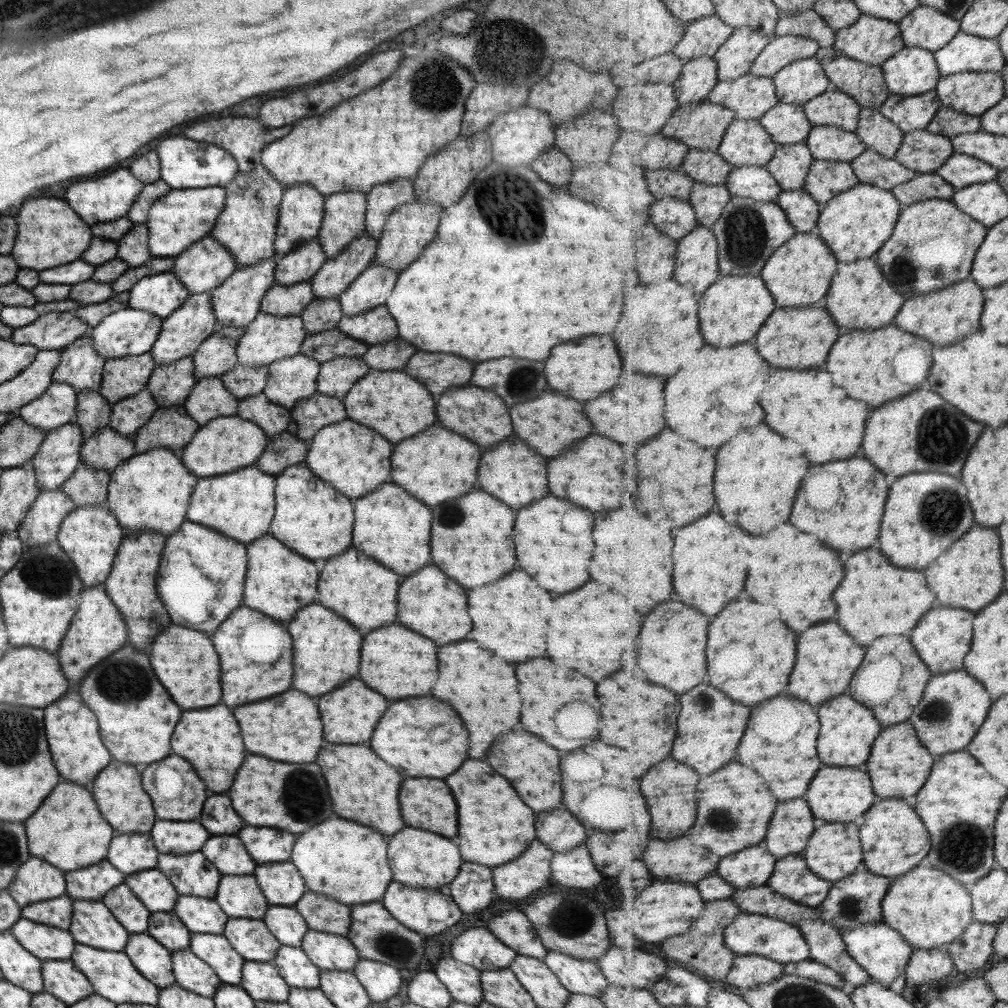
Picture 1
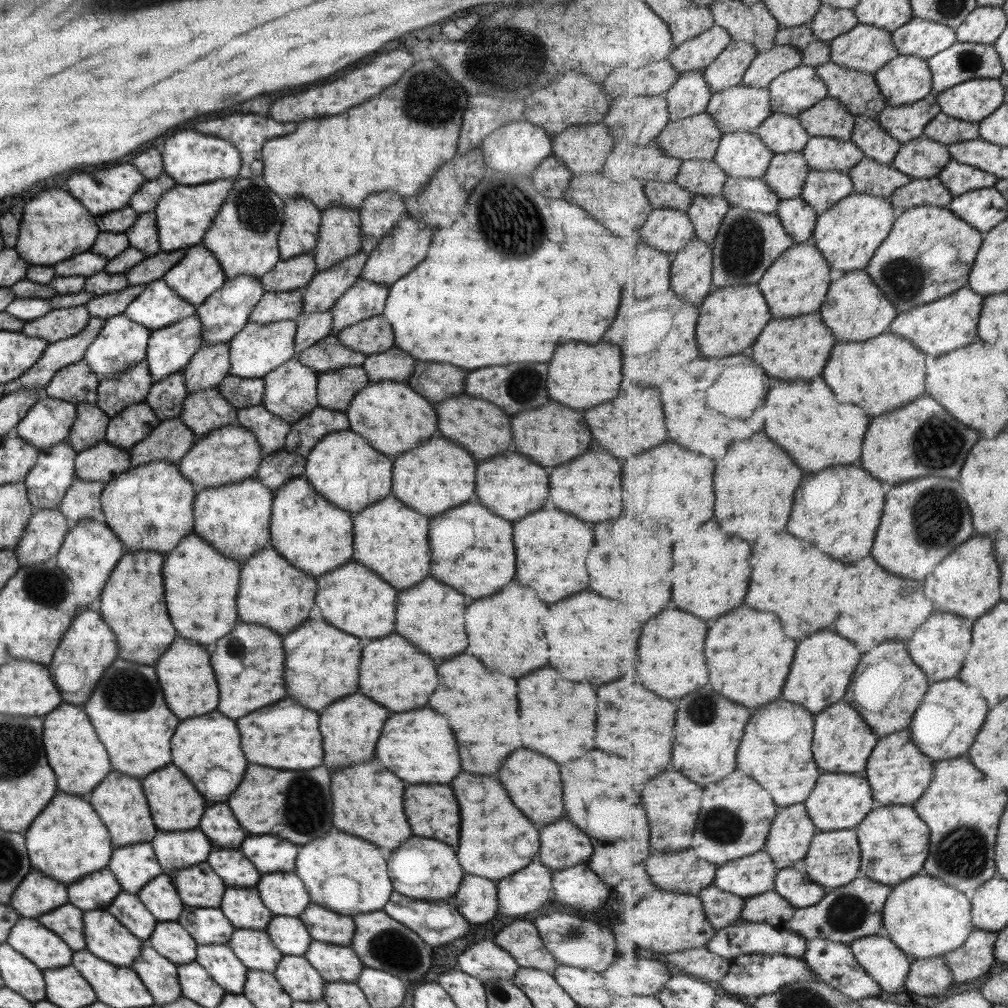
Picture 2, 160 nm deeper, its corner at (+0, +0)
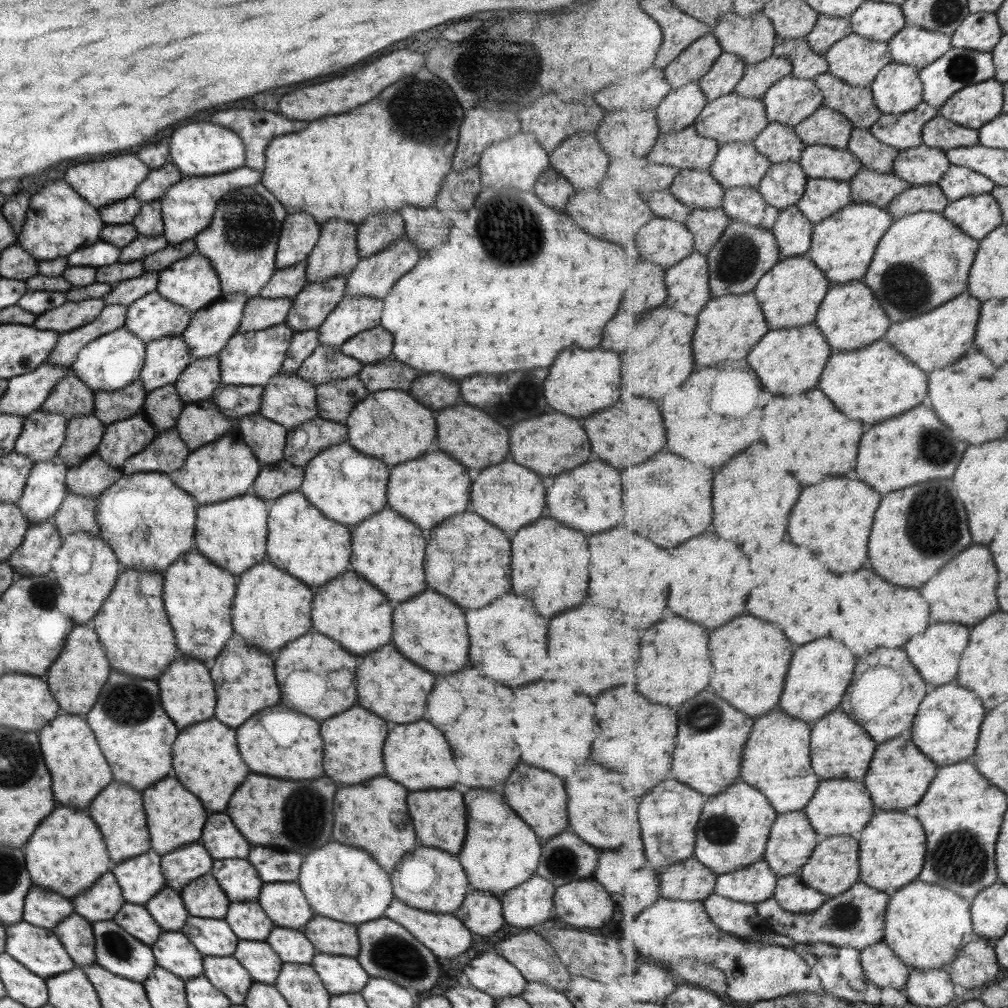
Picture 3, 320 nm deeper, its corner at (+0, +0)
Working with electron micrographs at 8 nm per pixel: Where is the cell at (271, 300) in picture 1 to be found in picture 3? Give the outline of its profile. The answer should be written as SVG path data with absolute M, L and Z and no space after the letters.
M291 298L247 299L236 332L255 332L282 324L291 303Z

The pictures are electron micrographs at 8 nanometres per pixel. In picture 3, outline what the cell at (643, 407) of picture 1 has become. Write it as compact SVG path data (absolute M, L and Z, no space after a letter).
M621 396L619 402L615 402L611 408L587 416L583 420L583 430L589 436L591 452L601 462L613 468L643 464L649 458L655 458L655 454L659 454L667 446L663 414L659 410L659 404L655 400L645 400L637 396Z

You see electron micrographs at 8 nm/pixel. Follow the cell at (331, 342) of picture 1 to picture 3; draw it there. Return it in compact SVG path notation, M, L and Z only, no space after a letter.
M318 344L317 348L303 360L296 374L315 387L357 376L361 368L359 361L341 354L338 348Z

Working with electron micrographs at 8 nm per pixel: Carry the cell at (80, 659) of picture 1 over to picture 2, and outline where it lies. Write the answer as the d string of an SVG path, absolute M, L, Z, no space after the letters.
M87 607L79 610L77 616L72 618L71 624L68 629L63 633L61 643L55 649L52 656L52 661L47 665L48 672L57 670L59 664L69 662L73 664L77 670L83 670L83 684L81 684L81 692L75 694L63 694L59 691L60 697L63 702L67 704L83 704L87 702L87 698L91 696L91 690L95 688L99 676L117 657L117 643L115 643L115 635L109 630L109 627L101 620L100 614Z

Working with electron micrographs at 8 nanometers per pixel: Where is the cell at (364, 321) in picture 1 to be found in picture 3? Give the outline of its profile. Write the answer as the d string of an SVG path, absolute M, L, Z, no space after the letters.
M380 325L356 334L338 348L341 354L369 365L392 356L392 336Z

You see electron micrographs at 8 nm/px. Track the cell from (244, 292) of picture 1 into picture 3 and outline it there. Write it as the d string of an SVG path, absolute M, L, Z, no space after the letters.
M228 294L228 296L221 296L209 306L192 313L188 325L180 334L188 353L196 359L201 359L214 356L220 350L223 350L229 337L236 333L237 325L242 317L242 310L247 299L249 298L246 298L244 294Z

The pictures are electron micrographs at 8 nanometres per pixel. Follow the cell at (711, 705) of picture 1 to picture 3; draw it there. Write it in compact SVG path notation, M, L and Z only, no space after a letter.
M703 692L679 712L679 750L675 750L673 776L708 797L727 790L741 772L743 750L757 718L751 718L713 692Z

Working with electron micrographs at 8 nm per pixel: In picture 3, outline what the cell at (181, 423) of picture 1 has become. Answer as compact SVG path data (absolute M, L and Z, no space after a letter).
M173 428L156 435L143 450L127 458L120 470L123 475L159 472L173 476L183 466L188 453L188 448Z

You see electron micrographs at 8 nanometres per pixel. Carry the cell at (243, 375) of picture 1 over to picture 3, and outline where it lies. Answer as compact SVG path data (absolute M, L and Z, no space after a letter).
M220 386L209 400L227 418L252 415L260 409L262 388L259 386Z

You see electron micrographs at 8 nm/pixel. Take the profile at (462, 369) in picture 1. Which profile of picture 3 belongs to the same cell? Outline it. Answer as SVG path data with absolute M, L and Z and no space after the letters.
M423 374L412 382L407 393L431 410L443 410L457 404L459 384L455 380L443 378L441 374Z

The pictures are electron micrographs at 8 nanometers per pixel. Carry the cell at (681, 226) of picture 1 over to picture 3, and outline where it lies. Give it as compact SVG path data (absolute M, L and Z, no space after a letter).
M655 216L638 232L641 258L665 269L686 260L694 250L694 234L686 224Z

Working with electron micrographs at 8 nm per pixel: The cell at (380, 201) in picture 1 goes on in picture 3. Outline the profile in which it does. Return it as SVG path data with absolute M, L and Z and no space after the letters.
M397 211L374 214L357 226L356 249L360 258L377 254L404 236L403 219Z

